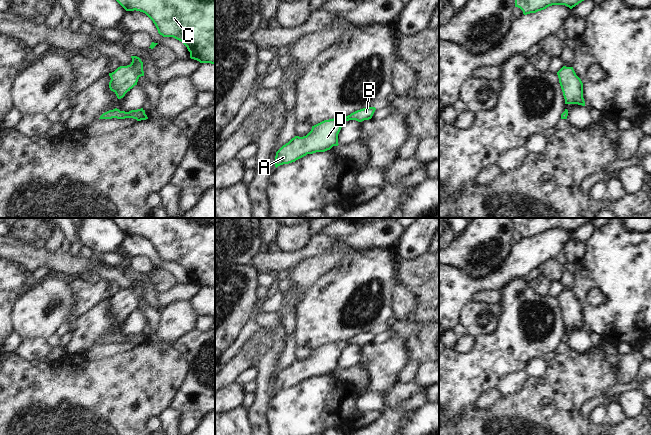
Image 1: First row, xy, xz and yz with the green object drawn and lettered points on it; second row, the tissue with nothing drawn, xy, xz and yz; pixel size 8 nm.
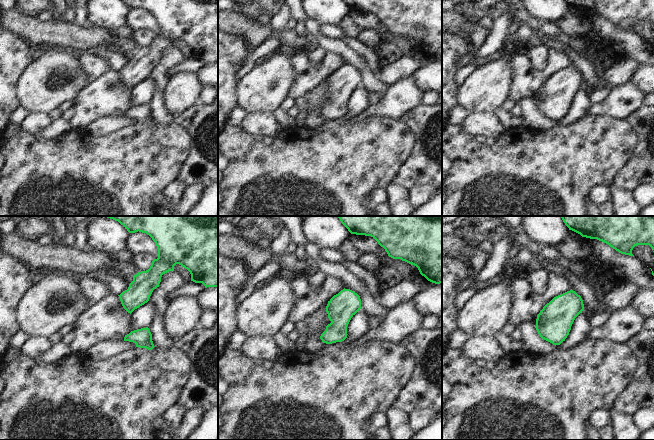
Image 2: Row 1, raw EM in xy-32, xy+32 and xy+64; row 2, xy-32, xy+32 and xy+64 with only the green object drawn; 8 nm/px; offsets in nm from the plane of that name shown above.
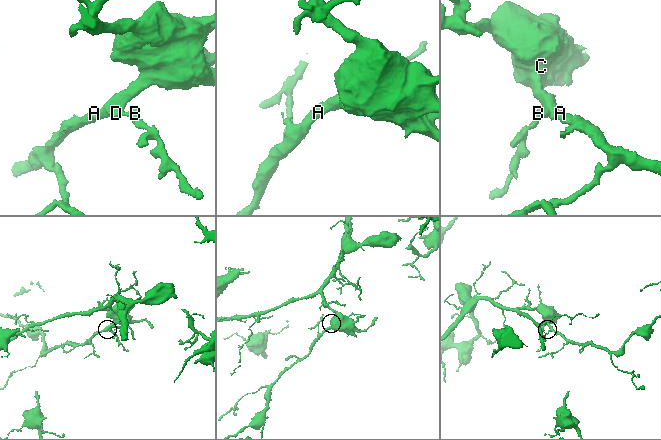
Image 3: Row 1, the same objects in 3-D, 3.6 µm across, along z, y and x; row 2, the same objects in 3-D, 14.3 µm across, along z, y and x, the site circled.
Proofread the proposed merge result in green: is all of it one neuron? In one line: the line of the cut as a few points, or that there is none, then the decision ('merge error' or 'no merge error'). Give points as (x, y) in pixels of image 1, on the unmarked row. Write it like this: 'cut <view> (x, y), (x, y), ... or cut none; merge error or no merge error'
cut none; no merge error

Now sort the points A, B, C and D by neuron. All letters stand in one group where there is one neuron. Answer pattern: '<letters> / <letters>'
A B C D

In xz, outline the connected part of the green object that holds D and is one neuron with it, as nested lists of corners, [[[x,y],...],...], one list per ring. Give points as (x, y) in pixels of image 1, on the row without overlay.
[[[375,331],[363,332],[345,342],[324,344],[312,350],[311,355],[306,360],[295,360],[276,376],[275,391],[295,386],[307,378],[325,376],[333,370],[338,370],[338,358],[346,345],[362,346],[369,344],[375,334]]]

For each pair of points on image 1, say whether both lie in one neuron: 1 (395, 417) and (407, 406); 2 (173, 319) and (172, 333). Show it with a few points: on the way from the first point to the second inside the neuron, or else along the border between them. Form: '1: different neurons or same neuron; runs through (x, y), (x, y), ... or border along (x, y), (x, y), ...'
1: same neuron; runs through (398, 414), (404, 409)
2: same neuron; runs through (173, 322), (172, 330)

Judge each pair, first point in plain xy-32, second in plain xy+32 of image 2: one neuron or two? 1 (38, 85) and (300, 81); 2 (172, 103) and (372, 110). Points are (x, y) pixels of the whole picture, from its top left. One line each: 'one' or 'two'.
1: two
2: one

